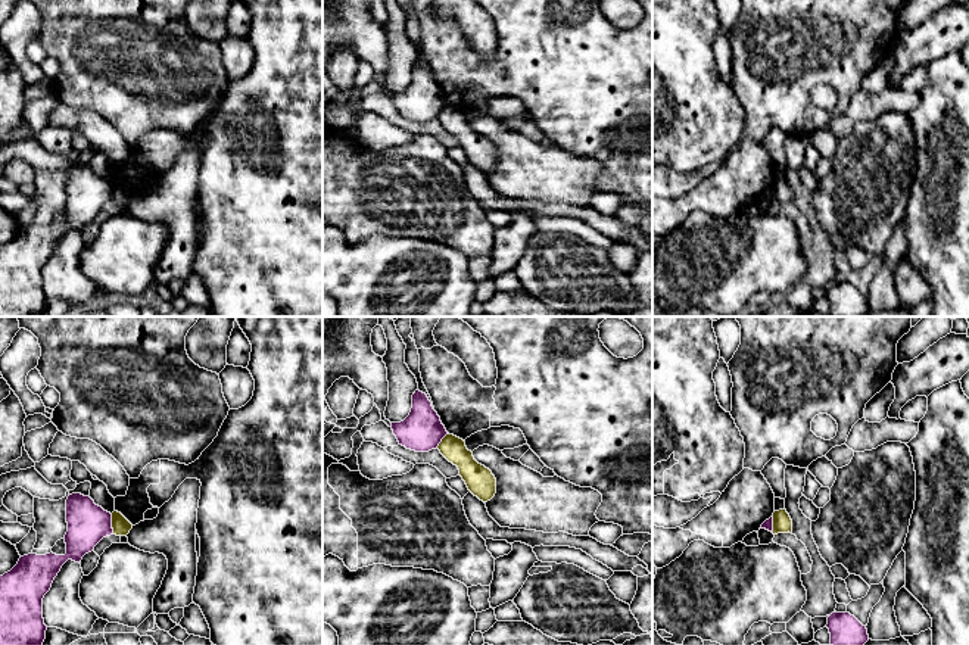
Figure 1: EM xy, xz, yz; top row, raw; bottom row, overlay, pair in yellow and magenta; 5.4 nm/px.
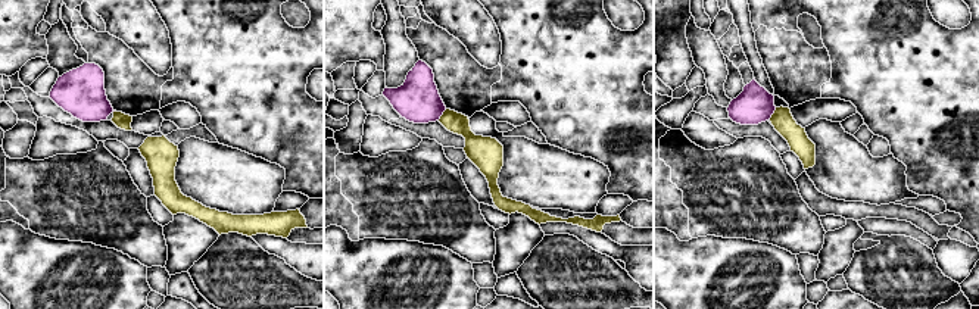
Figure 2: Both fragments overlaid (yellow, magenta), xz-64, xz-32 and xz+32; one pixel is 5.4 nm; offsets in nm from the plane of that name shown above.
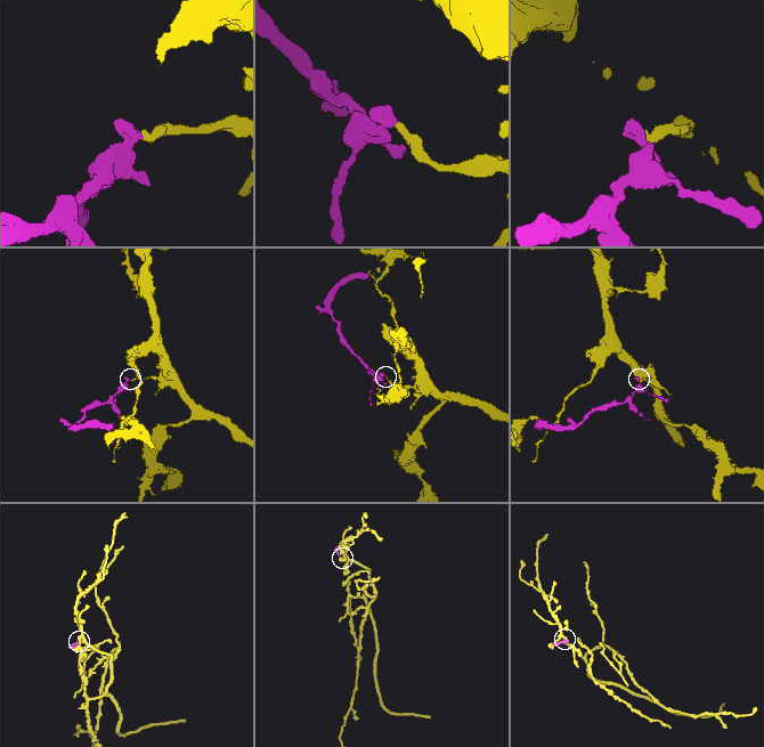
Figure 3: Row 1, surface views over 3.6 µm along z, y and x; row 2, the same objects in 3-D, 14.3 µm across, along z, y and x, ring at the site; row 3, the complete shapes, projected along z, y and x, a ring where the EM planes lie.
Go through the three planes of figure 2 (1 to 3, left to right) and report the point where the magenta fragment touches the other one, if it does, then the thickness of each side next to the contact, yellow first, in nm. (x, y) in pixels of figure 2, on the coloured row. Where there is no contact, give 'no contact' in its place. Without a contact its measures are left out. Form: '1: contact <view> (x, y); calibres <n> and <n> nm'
1: no contact
2: contact xz-32 (442, 115); calibres 130 and 240 nm
3: contact xz+32 (773, 114); calibres 120 and 200 nm

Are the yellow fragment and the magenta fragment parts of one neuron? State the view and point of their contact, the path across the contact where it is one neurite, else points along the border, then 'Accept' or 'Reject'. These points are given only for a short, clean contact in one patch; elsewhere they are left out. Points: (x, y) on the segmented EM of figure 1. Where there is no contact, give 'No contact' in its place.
Touches yellow at xy (112, 524). Boundary: xy (111, 514), (114, 533). Reject

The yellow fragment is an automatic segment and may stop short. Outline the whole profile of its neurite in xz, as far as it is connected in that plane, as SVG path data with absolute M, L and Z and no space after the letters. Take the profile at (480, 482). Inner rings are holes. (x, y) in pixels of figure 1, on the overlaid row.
M446 434L439 443L440 454L458 467L459 476L468 490L480 501L487 502L496 493L496 479L489 468L479 464L465 442L454 434Z

